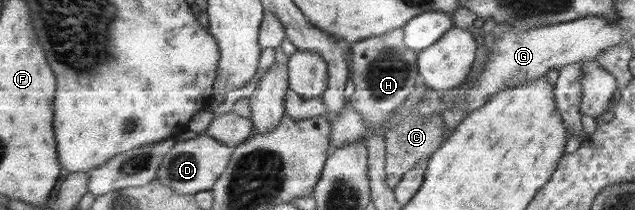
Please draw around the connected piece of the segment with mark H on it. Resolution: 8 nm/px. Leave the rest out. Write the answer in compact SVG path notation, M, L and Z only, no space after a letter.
M402 28L353 46L351 67L356 89L349 104L361 111L361 115L365 115L365 121L373 129L381 129L385 119L407 101L417 86L427 86L420 71L420 54L409 50L405 39L405 29Z

